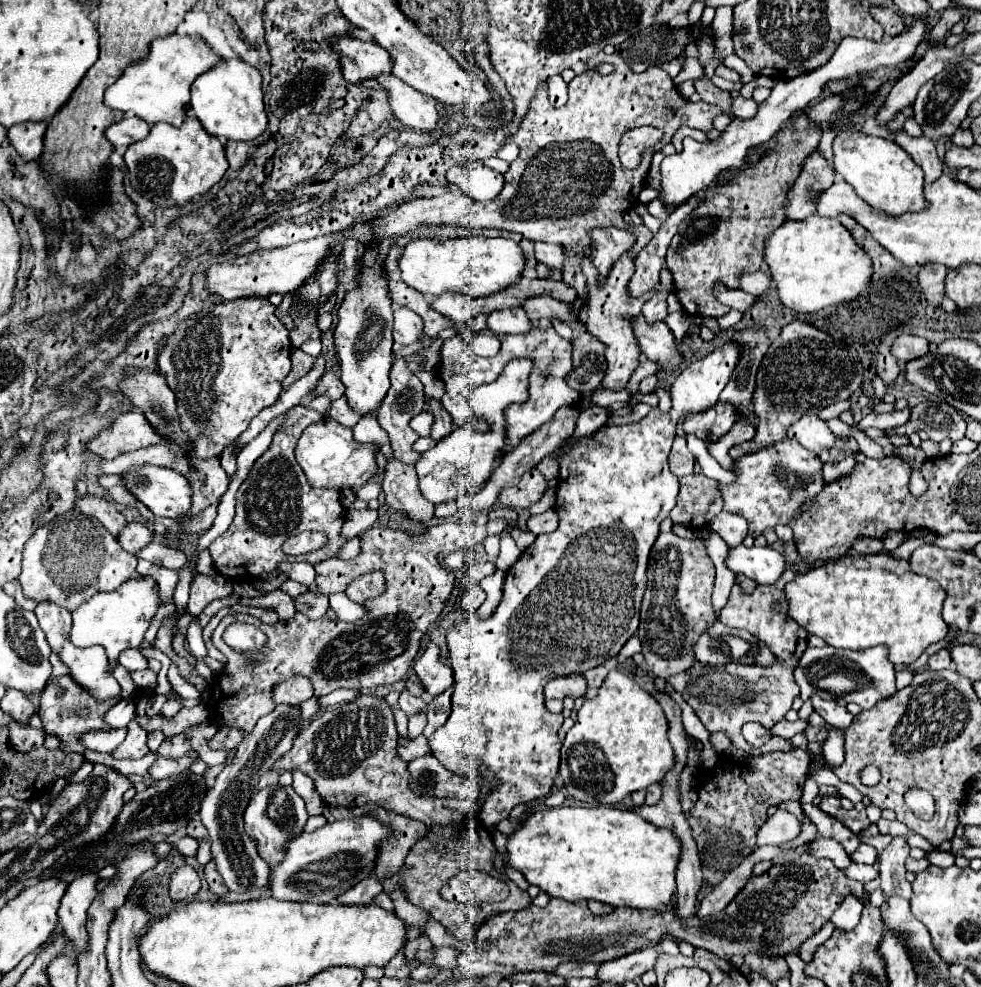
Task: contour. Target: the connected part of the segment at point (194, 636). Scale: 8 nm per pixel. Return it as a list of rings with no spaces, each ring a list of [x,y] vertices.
[[[195,618],[189,624],[186,641],[188,643],[190,651],[193,653],[193,656],[195,656],[197,659],[203,659],[208,654],[202,637],[203,628],[199,625],[198,621],[199,620]]]

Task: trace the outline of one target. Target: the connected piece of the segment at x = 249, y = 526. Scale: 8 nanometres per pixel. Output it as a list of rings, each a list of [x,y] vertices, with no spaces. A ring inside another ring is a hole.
[[[296,405],[288,411],[288,421],[276,431],[274,441],[270,449],[256,459],[252,471],[240,485],[236,493],[236,517],[226,533],[216,537],[216,541],[208,547],[214,567],[218,573],[230,577],[230,579],[244,577],[256,577],[263,572],[278,569],[280,563],[286,561],[308,561],[316,565],[318,561],[324,561],[328,557],[334,557],[338,549],[346,543],[346,539],[340,537],[340,527],[344,523],[344,507],[340,503],[340,491],[338,489],[318,489],[310,487],[306,481],[306,475],[302,467],[298,465],[294,457],[294,447],[300,435],[308,425],[314,425],[322,419],[318,411],[312,411],[304,405]],[[302,531],[324,531],[328,541],[322,549],[290,557],[282,551],[282,543],[290,535],[298,535]]]

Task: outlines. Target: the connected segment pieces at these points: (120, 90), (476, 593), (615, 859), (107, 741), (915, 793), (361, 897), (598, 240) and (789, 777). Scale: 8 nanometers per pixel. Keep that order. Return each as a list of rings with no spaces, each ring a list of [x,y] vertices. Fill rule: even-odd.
[[[166,35],[152,41],[148,61],[134,63],[124,71],[124,75],[108,87],[104,95],[104,103],[122,113],[136,115],[144,119],[148,125],[156,125],[166,121],[174,127],[184,123],[188,105],[190,105],[190,87],[198,75],[210,71],[220,63],[220,57],[208,47],[208,43],[200,35]]]
[[[474,585],[474,587],[470,587],[470,589],[466,589],[464,591],[464,595],[462,595],[462,609],[464,611],[470,611],[470,613],[474,613],[480,605],[482,605],[482,601],[486,599],[486,593],[480,589],[480,585]]]
[[[560,807],[534,811],[508,839],[508,861],[522,871],[528,883],[538,885],[550,897],[566,901],[596,899],[612,907],[664,911],[676,895],[676,869],[682,853],[680,839],[664,827],[656,827],[640,815],[614,807]]]
[[[94,729],[84,734],[80,741],[87,749],[112,753],[114,747],[124,741],[124,737],[126,737],[126,729],[114,729],[114,731]]]
[[[914,787],[914,789],[908,789],[908,791],[906,791],[904,799],[906,799],[906,805],[908,805],[920,819],[929,821],[934,817],[934,797],[932,797],[928,791]],[[922,805],[926,805],[926,807],[921,807]]]
[[[368,877],[364,881],[360,881],[354,889],[340,895],[336,901],[344,903],[344,905],[368,905],[368,903],[372,903],[374,895],[378,895],[380,891],[382,891],[382,883],[376,877]]]
[[[596,229],[592,231],[592,241],[594,241],[594,265],[600,271],[600,279],[604,279],[604,275],[608,273],[608,269],[612,267],[612,263],[616,263],[616,257],[620,257],[624,251],[628,251],[628,247],[632,247],[634,243],[634,235],[630,231],[624,229]]]
[[[712,733],[710,743],[718,755],[718,765],[710,769],[704,769],[704,767],[700,769],[698,787],[696,787],[698,801],[690,809],[690,815],[702,823],[712,823],[716,827],[728,827],[738,831],[746,839],[744,846],[753,848],[756,845],[756,831],[768,819],[768,809],[788,799],[794,799],[794,801],[800,799],[804,781],[808,777],[810,757],[806,751],[796,747],[790,753],[776,751],[760,757],[734,761],[724,755],[724,749],[732,745],[728,741],[728,735]]]

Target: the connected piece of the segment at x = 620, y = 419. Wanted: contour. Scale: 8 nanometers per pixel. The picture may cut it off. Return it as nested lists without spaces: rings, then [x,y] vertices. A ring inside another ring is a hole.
[[[645,403],[638,404],[636,405],[635,408],[633,408],[632,413],[630,415],[614,416],[606,422],[606,426],[610,426],[613,424],[626,425],[633,422],[638,422],[642,420],[651,411],[651,409],[652,407],[648,404]]]

